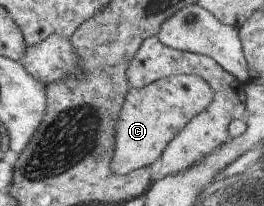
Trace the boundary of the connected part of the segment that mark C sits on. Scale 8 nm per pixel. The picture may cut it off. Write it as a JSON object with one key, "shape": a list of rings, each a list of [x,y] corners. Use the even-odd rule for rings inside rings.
{"shape":[[[172,75],[143,87],[129,87],[117,114],[109,162],[111,172],[126,175],[130,171],[156,165],[168,142],[210,104],[212,97],[213,90],[209,84],[196,75]]]}

